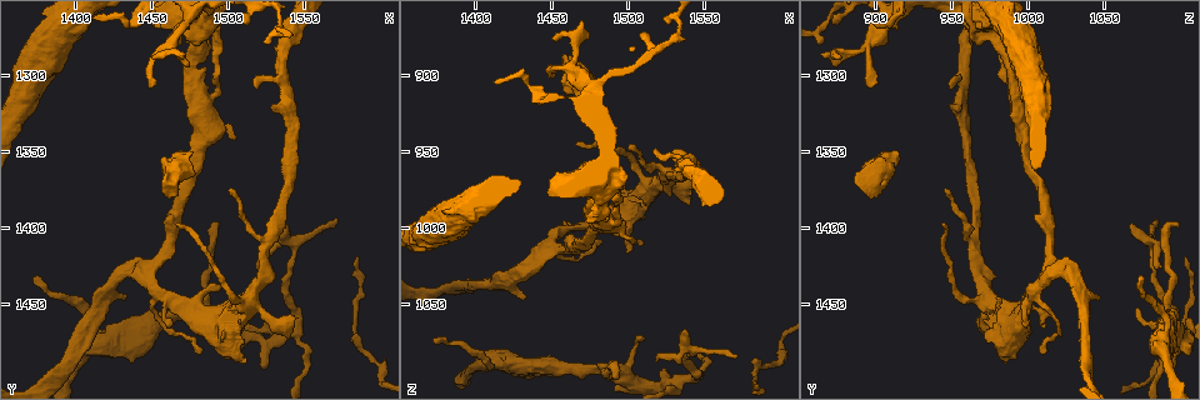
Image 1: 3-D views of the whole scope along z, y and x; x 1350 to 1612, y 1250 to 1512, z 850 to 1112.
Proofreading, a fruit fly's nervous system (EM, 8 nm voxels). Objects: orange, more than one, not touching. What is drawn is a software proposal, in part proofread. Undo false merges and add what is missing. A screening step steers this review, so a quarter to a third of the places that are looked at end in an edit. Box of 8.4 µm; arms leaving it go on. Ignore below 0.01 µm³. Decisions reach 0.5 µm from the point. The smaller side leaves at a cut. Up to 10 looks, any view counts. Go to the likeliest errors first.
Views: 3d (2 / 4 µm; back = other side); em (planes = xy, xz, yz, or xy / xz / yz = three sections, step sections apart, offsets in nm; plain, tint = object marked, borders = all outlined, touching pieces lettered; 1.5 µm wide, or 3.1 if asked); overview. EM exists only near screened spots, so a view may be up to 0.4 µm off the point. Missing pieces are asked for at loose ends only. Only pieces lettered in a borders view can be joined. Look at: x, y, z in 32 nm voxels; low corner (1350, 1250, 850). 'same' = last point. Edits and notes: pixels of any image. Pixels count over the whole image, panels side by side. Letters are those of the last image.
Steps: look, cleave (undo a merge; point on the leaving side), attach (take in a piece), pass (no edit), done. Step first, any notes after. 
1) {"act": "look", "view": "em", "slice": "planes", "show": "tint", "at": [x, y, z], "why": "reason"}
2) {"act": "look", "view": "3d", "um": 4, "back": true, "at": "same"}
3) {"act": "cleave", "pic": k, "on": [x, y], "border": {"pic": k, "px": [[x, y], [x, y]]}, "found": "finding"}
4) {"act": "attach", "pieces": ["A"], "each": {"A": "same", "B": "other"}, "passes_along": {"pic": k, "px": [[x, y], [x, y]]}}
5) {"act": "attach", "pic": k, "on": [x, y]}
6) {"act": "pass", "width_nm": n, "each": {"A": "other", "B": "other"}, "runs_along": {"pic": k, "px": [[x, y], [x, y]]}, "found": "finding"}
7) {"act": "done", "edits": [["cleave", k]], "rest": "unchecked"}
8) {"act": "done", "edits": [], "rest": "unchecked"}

{"act": "look", "view": "3d", "um": 2, "at": [1504, 1340, 1010], "why": "stops while still wide"}

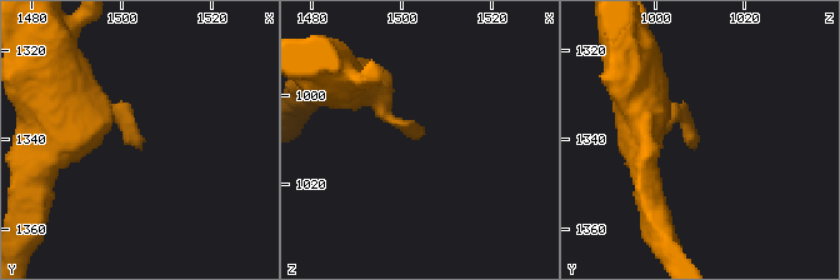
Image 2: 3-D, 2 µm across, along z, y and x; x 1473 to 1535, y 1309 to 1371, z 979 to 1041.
{"act": "look", "view": "em", "slice": "planes", "show": "borders", "at": [1503, 1341, 1010]}

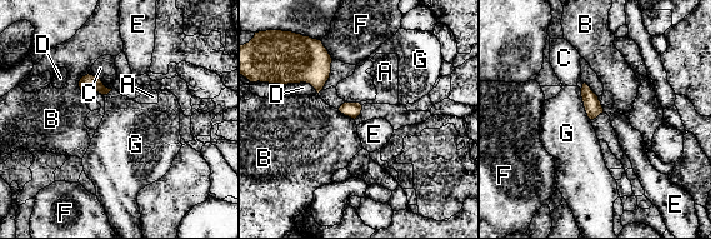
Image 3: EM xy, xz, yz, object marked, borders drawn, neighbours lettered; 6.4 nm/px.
{"act": "pass", "each": {"A": "other", "B": "other", "C": "other", "D": "other", "E": "other", "F": "other", "G": "other"}, "found": "none of them fits"}

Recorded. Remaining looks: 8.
{"act": "look", "view": "em", "slice": "xy", "step": 4, "show": "tint", "at": [1538, 1398, 1066], "why": "branch stops here"}

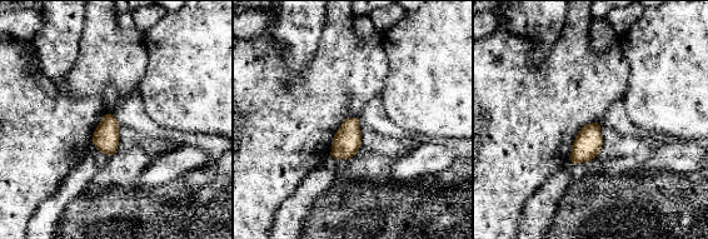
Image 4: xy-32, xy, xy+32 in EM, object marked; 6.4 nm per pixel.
{"act": "look", "view": "em", "slice": "xz", "step": 4, "show": "borders", "at": "same"}

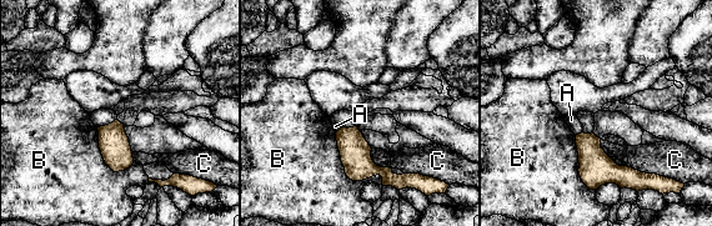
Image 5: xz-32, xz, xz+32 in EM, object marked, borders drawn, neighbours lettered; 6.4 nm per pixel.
{"act": "pass", "each": {"A": "other", "B": "other", "C": "other"}, "border": {"pic": 5, "px": [[335, 132], [344, 172], [382, 184]]}, "found": "no lettered piece goes on from it"}

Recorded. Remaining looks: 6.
{"act": "look", "view": "3d", "um": 4, "at": [1418, 1476, 1086], "why": "three-way junction"}

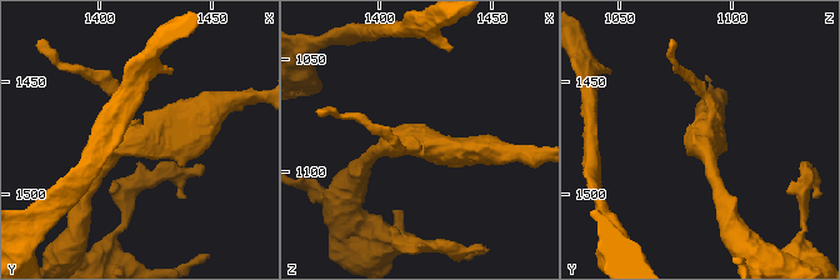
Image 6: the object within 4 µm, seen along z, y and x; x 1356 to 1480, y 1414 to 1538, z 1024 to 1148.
{"act": "look", "view": "em", "slice": "planes", "show": "borders", "at": [1417, 1476, 1086], "arms": 3, "why": "shape alone is not enough"}

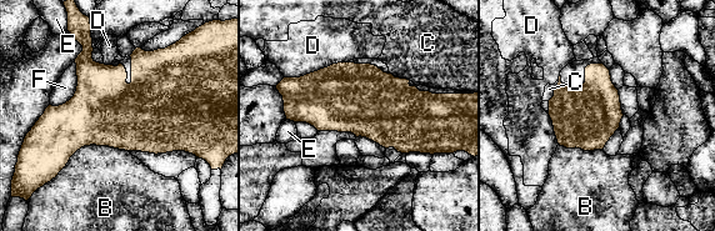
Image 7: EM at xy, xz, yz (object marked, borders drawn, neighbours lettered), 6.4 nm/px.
{"act": "pass", "width_nm": 420, "each": {"B": "other", "C": "other", "D": "other", "E": "other", "F": "other"}, "border": {"pic": 7, "px": [[348, 61], [284, 78]]}, "found": "one neuron here"}

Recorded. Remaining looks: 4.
{"act": "look", "view": "em", "slice": "planes", "show": "tint", "at": [1524, 1490, 1096], "why": "an open end"}

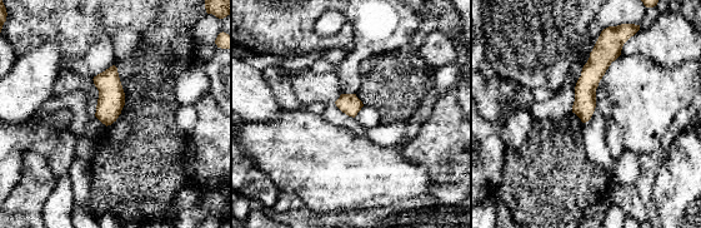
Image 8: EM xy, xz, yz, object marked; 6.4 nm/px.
{"act": "look", "view": "em", "slice": "planes", "show": "borders", "at": "same", "why": "what lies round it"}

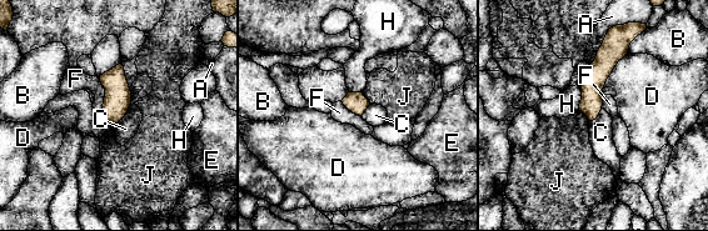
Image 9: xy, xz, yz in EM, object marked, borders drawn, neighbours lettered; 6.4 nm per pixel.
{"act": "pass", "longest_contact_nm": ["D", 320], "each": {"A": "other", "B": "other", "C": "other", "D": "other", "E": "other", "F": "other", "H": "other", "J": "other"}, "found": "no lettered piece goes on from it"}

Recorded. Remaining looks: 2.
{"act": "done", "edits": [], "rest": "unchecked"}

